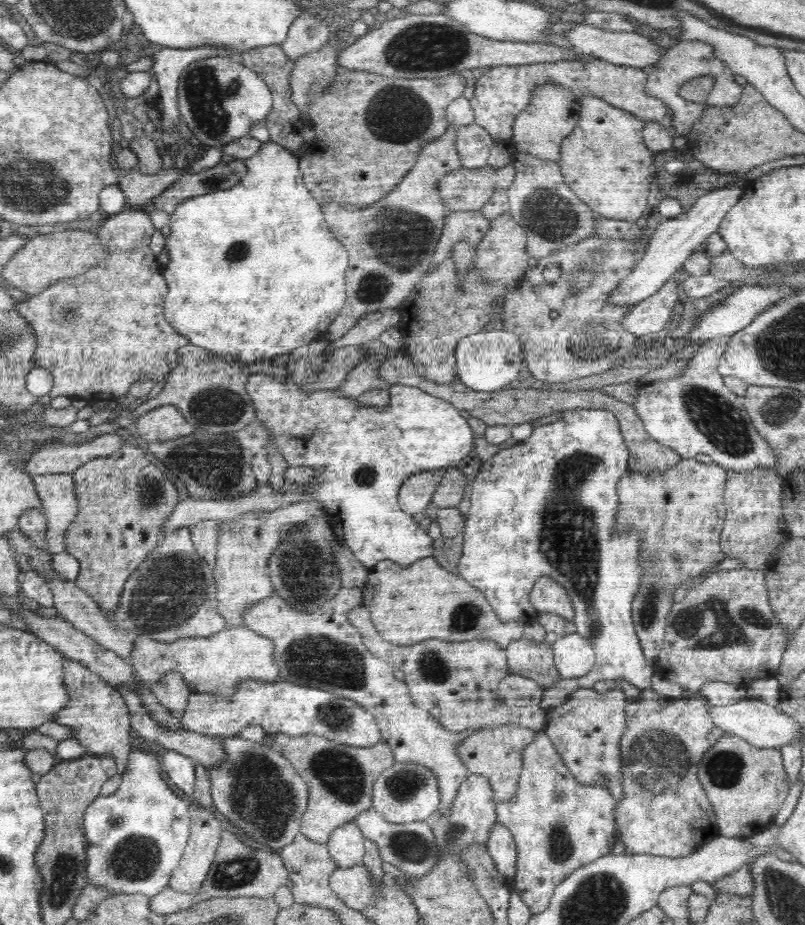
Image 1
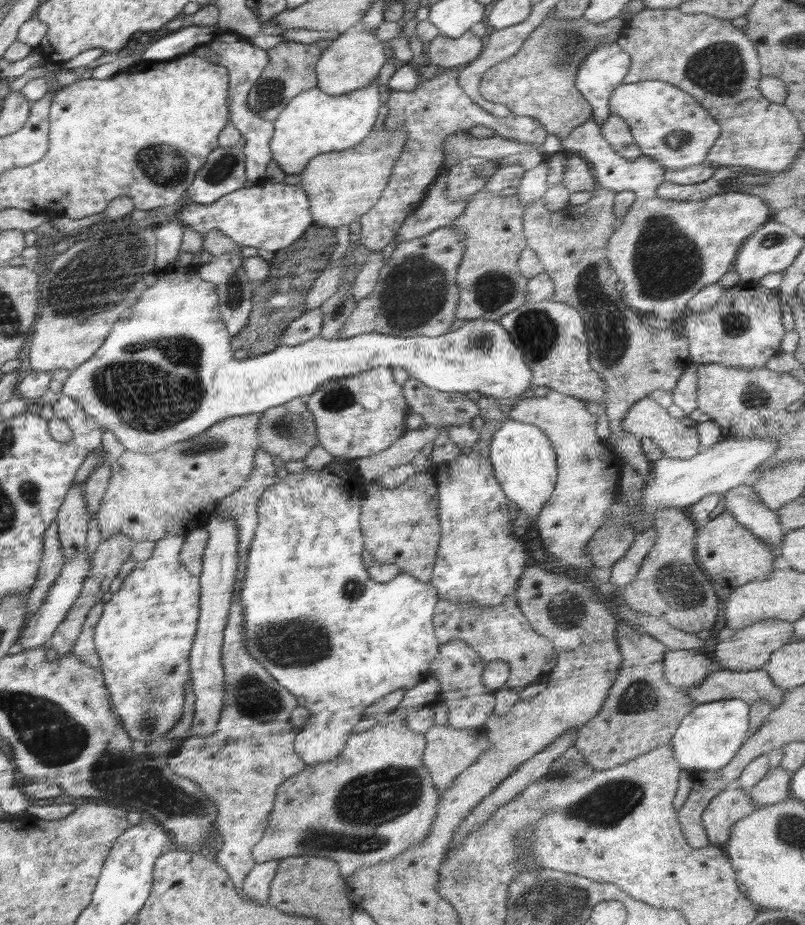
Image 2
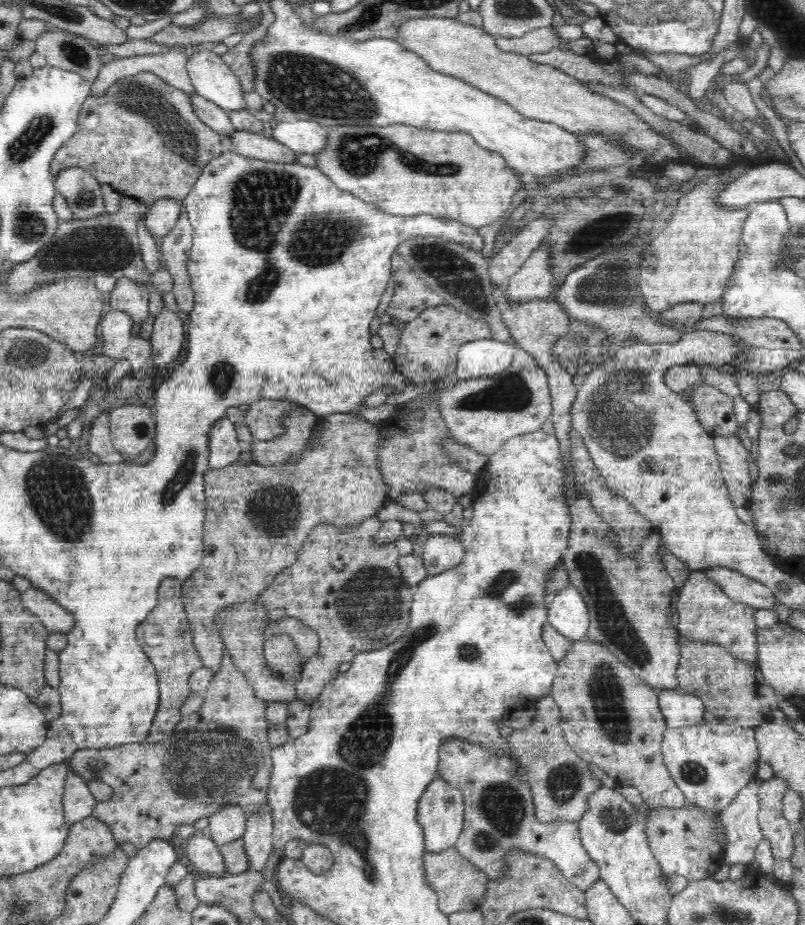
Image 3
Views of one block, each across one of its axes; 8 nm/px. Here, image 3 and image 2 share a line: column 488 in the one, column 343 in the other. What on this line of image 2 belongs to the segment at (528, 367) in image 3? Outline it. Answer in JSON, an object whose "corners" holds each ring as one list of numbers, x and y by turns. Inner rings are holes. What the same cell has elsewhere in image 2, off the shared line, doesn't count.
{"corners":[[386,366,321,384,305,402,314,417,318,445,334,457,344,455,353,459,386,450,408,430,405,419,410,412,402,387,396,383,391,367]]}

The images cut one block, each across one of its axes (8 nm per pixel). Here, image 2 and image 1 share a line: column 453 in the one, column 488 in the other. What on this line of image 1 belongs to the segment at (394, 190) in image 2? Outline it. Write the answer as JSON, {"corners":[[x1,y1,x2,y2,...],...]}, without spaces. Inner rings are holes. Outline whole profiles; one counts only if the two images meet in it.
{"corners":[[559,60,531,65,492,67,487,74,482,75,475,82,474,97,469,100,474,111,475,123,485,128,494,144,501,141,510,142,513,138,514,121,518,114,527,110,535,91,547,83,560,85,572,91,572,95,578,102,590,93,608,105,632,113,645,124,656,122,671,130,671,124,674,122,672,117,674,113,670,113,668,105,664,105,660,99,646,95,646,71,602,61]]}

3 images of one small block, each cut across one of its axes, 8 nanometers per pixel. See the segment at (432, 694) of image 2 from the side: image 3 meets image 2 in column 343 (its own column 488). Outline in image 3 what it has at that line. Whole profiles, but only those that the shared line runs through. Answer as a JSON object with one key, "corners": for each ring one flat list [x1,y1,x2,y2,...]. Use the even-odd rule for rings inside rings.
{"corners":[[448,738,439,748,437,776,460,788,466,807,463,830,454,843,459,854,495,881,505,875,505,856,512,849,542,855,581,891,600,880,598,865,583,847,577,822,556,820,544,824,535,815,527,769,501,750,491,750,478,742]]}

